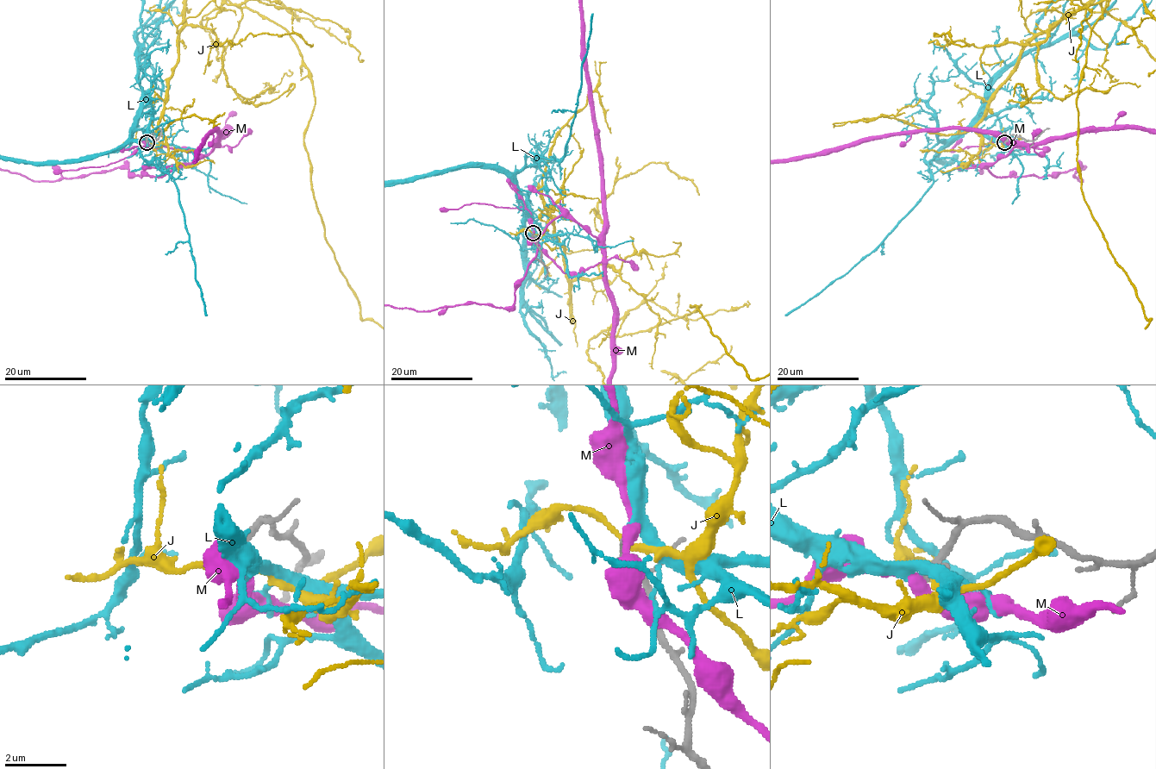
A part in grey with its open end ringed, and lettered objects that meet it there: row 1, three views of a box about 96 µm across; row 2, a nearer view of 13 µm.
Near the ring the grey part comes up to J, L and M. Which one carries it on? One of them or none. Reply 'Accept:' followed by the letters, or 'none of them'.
Accept: L

